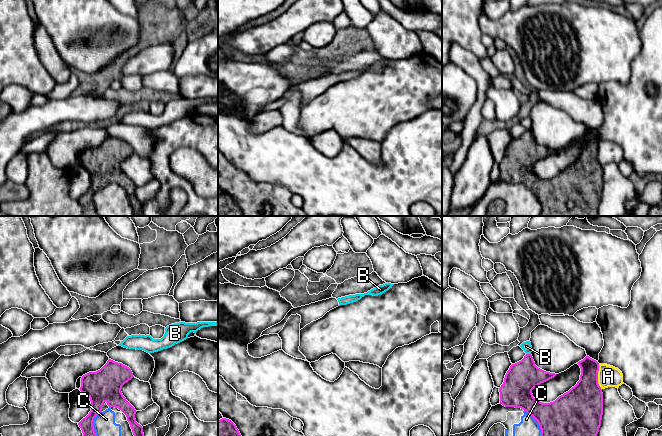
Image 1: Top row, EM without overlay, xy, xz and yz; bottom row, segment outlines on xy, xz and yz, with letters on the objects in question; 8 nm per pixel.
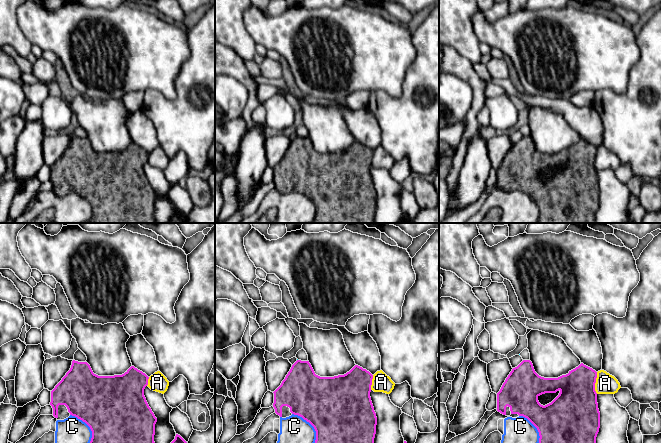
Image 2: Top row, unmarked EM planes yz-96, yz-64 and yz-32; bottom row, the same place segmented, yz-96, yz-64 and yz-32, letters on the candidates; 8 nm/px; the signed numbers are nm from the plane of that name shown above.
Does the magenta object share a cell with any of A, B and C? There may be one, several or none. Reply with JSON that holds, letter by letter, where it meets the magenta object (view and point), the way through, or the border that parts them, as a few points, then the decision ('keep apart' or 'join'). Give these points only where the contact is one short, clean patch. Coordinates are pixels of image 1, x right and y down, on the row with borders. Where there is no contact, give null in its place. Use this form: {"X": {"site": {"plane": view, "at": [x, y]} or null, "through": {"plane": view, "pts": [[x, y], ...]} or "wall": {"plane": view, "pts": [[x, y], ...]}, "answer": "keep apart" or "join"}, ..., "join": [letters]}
{"A": {"site": {"plane": "yz", "at": [597, 377]}, "wall": {"plane": "yz", "pts": [[598, 364], [598, 385], [601, 389]]}, "answer": "keep apart"}, "B": {"site": {"plane": "yz", "at": [528, 354]}, "wall": {"plane": "yz", "pts": [[526, 353], [530, 354]]}, "answer": "keep apart"}, "C": {"site": {"plane": "yz", "at": [537, 421]}, "answer": "keep apart"}, "join": []}

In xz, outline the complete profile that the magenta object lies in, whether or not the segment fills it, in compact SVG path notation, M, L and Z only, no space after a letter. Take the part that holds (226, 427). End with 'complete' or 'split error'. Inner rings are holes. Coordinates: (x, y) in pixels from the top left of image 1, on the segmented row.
M229 419L218 420L218 436L241 436L236 425Z; complete

